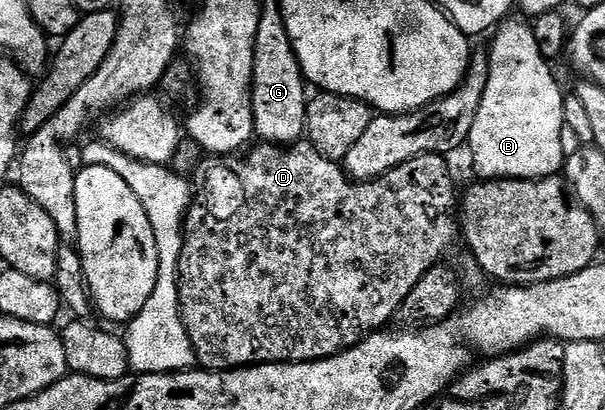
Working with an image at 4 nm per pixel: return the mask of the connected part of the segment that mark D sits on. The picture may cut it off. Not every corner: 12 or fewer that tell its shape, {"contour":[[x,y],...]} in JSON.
{"contour":[[424,153],[219,159],[178,305],[207,372],[385,329],[456,240]]}

